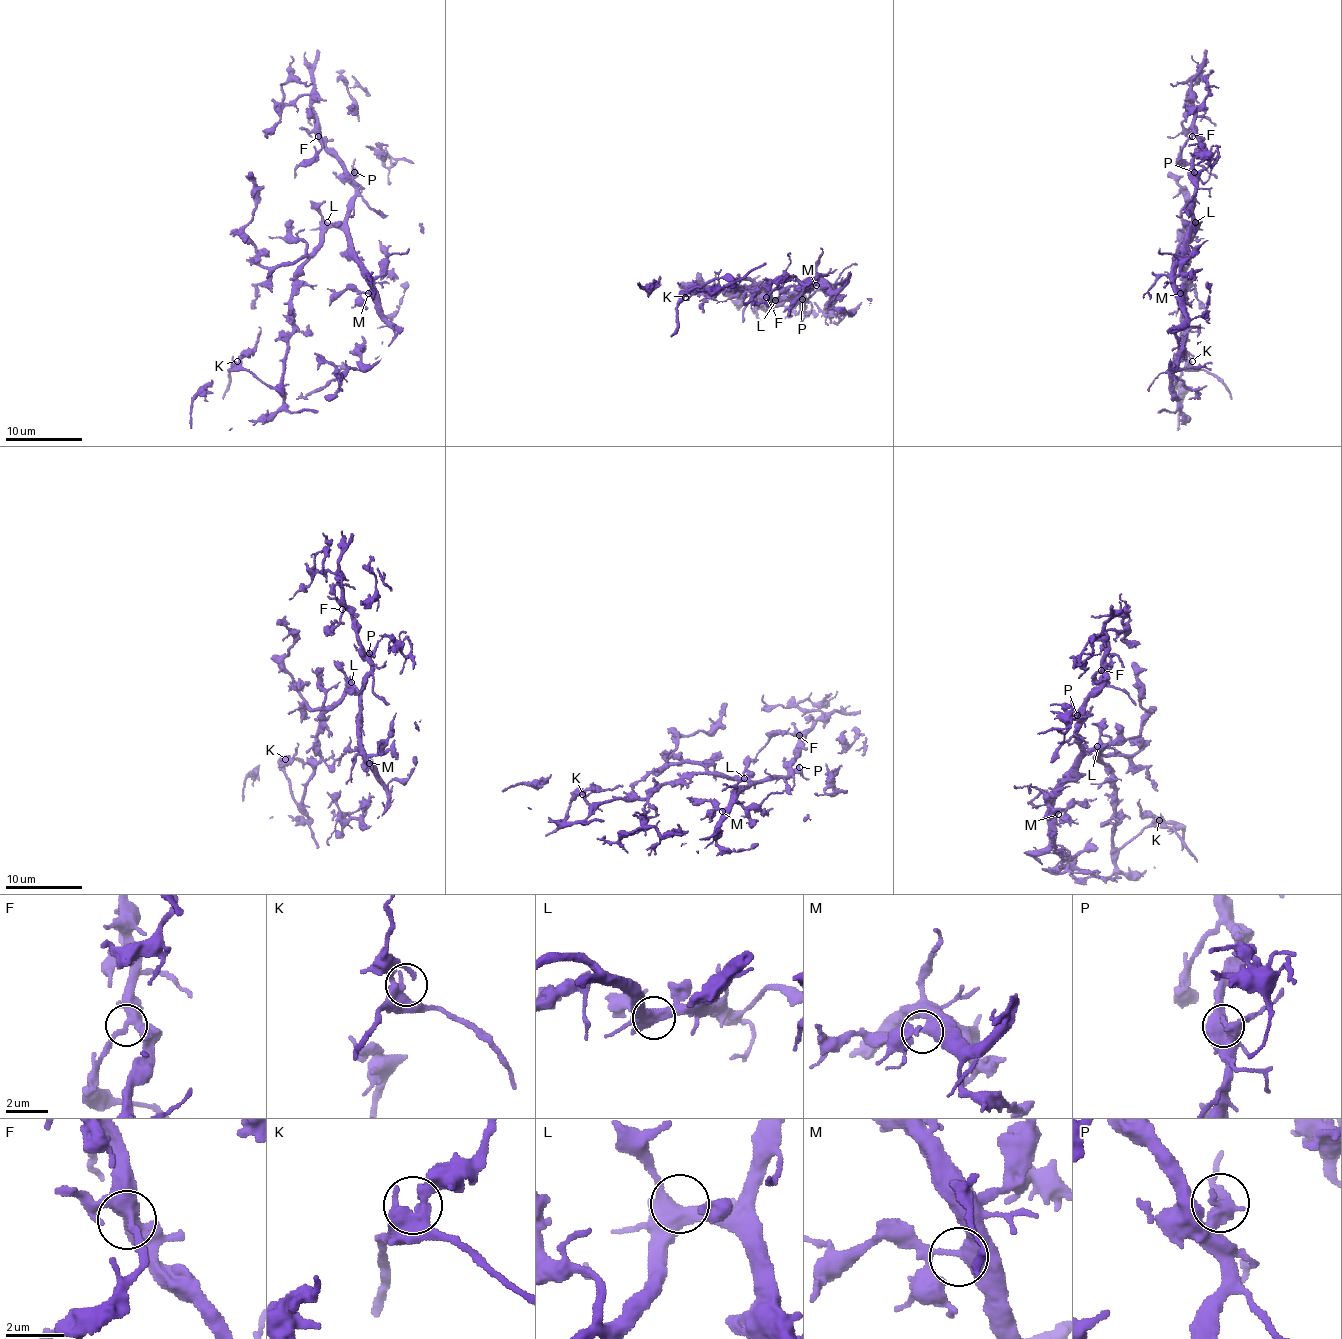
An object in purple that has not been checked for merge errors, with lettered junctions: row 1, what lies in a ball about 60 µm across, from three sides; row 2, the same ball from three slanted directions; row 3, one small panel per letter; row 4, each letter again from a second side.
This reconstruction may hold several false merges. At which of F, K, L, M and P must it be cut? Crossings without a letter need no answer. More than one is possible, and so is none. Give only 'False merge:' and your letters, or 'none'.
False merge: none

